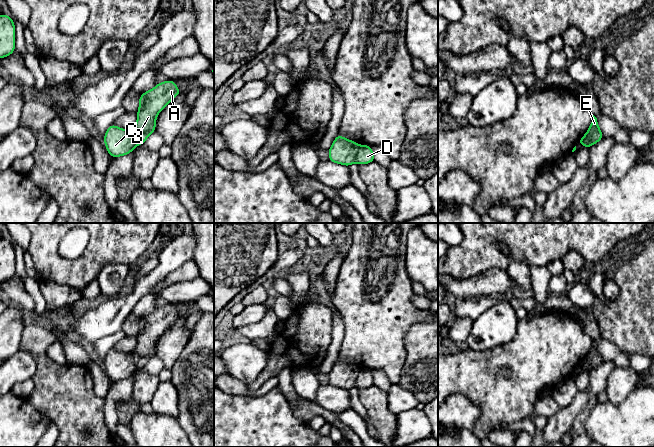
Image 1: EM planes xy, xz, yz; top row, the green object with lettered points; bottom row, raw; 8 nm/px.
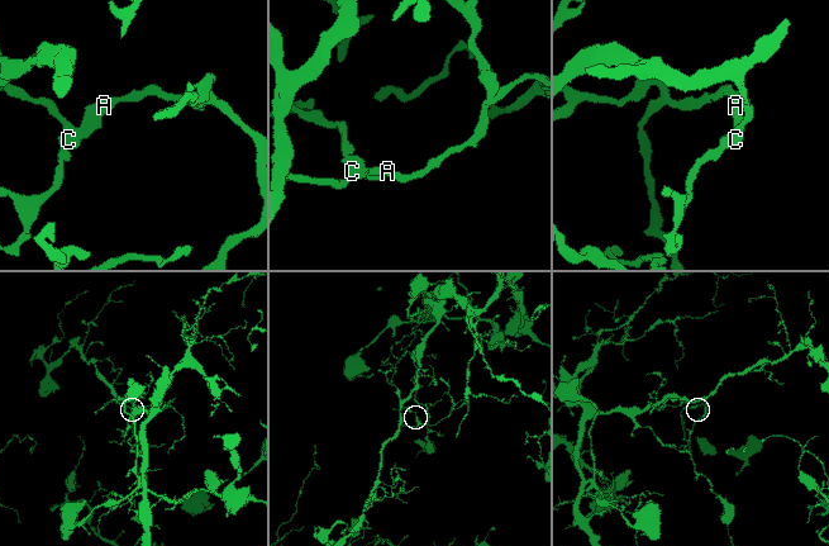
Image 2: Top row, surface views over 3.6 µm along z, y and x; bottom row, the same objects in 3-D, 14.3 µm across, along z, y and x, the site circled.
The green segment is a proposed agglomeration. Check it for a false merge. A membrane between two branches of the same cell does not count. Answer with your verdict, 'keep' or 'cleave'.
cleave

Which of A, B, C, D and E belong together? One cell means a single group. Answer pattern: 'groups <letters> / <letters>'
groups A B D E / C

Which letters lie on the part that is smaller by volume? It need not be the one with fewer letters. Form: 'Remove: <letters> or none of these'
Remove: A, B, D, E

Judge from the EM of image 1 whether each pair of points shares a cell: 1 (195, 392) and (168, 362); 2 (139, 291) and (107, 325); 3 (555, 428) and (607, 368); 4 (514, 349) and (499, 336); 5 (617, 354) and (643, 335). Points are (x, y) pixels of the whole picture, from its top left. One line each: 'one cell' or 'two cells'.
1: two cells
2: one cell
3: one cell
4: two cells
5: two cells

